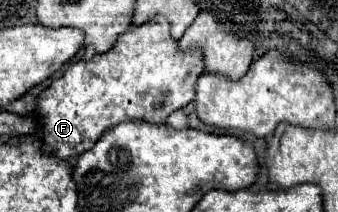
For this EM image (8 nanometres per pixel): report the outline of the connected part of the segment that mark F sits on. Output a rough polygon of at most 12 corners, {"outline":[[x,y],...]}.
{"outline":[[164,17],[38,97],[42,151],[74,161],[122,121],[194,101],[204,57]]}

